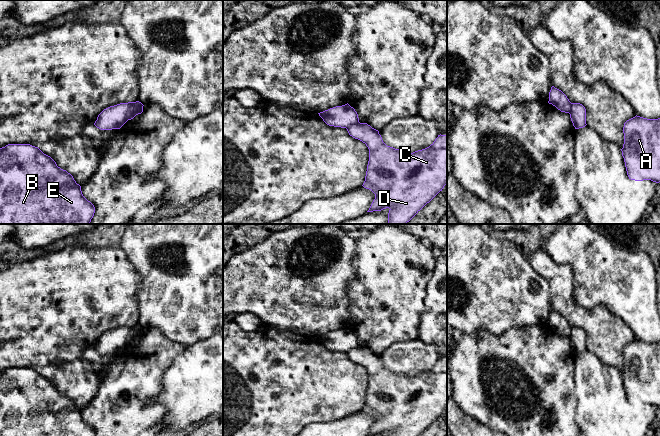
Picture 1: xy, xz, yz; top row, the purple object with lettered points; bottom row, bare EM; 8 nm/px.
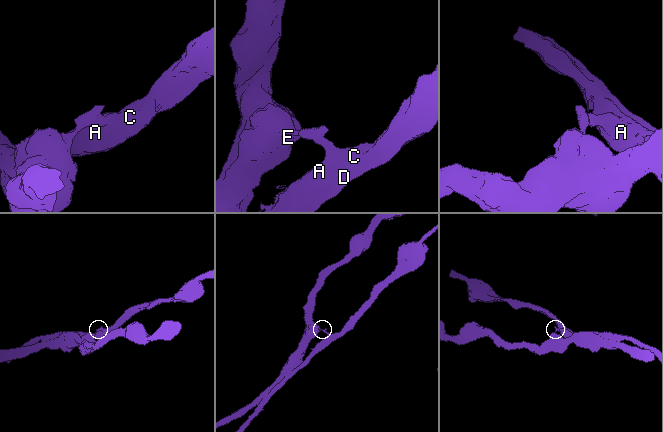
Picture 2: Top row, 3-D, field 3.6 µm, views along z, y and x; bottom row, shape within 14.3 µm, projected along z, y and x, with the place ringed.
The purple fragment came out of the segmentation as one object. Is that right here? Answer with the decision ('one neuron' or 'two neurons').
two neurons

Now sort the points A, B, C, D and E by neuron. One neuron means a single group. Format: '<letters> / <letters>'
A C D / B E

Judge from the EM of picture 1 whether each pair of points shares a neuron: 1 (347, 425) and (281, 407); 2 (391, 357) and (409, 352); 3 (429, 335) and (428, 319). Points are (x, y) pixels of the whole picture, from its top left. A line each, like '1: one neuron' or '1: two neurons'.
1: two neurons
2: one neuron
3: one neuron

